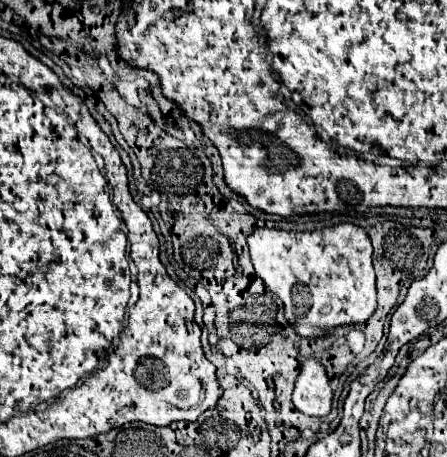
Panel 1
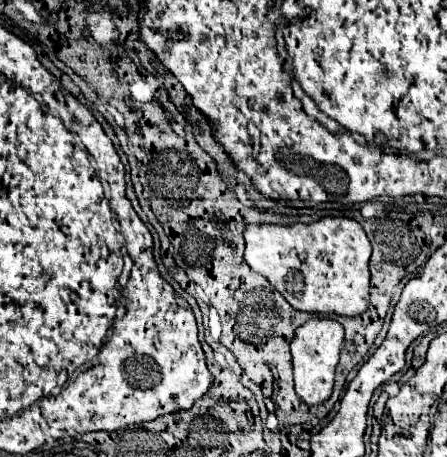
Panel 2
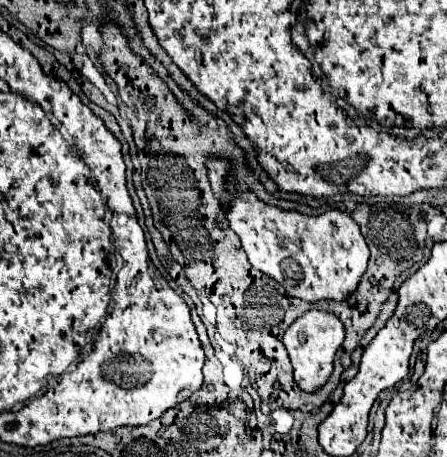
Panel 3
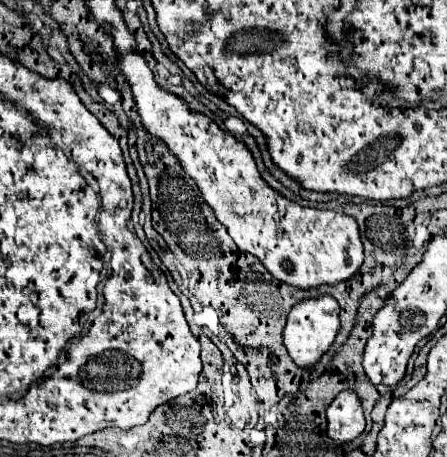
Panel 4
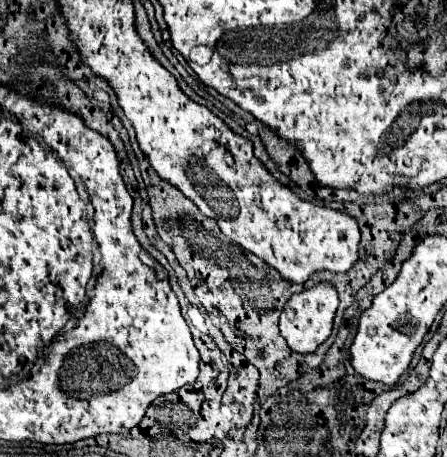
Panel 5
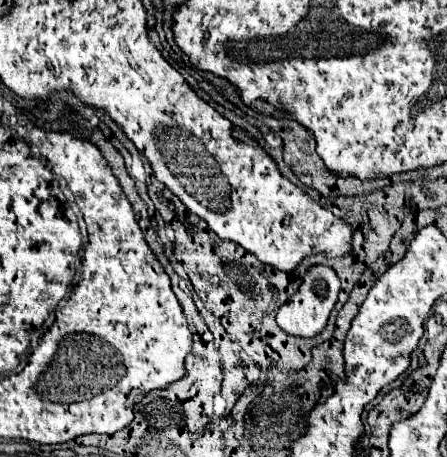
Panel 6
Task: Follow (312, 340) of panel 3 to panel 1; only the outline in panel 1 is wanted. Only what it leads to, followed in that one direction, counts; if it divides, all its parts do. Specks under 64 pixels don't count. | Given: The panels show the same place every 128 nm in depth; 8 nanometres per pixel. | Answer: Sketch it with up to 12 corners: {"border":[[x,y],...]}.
{"border":[[318,356],[302,362],[292,400],[308,416],[330,412],[332,388]]}

